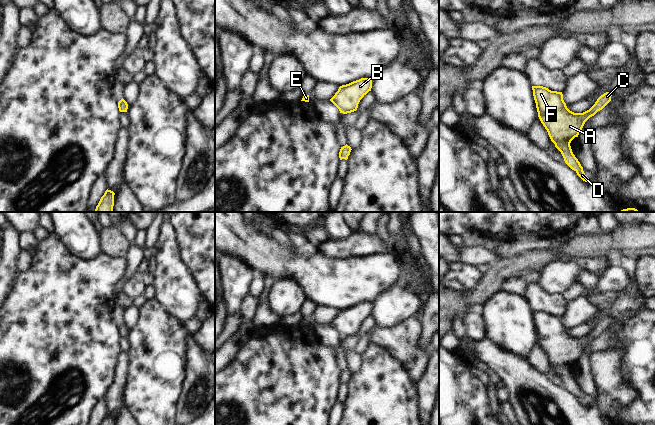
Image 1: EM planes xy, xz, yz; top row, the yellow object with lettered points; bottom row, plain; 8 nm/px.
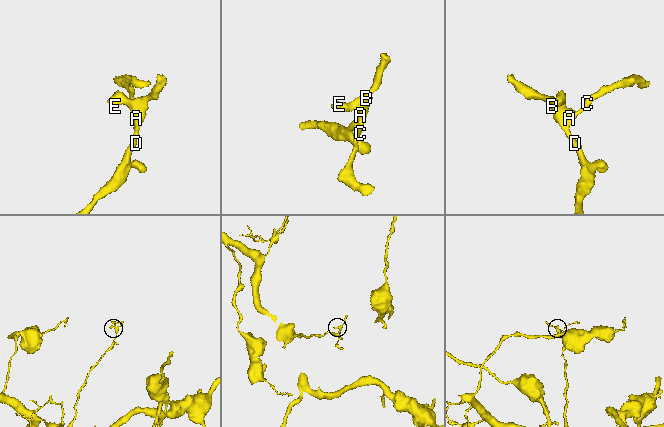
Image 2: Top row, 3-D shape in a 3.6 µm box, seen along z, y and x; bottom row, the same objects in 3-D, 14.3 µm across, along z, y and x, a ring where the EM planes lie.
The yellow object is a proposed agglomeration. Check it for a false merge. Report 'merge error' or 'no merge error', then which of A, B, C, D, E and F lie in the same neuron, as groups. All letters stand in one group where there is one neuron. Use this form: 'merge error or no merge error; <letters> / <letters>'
no merge error; A B C D E F

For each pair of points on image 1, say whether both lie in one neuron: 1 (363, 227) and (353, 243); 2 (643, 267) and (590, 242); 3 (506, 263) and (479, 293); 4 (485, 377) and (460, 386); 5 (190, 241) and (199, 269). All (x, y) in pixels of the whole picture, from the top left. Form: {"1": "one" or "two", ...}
{"1": "two", "2": "two", "3": "one", "4": "two", "5": "one"}

